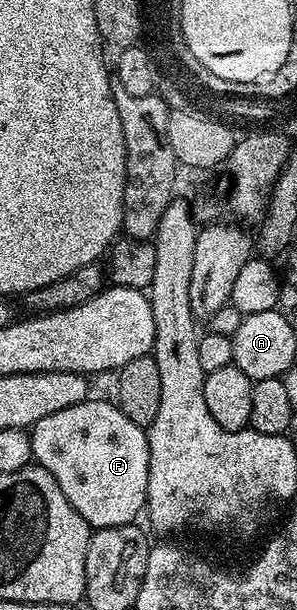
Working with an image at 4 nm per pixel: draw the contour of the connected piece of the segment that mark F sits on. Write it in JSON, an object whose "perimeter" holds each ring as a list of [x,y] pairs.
{"perimeter":[[[87,399],[72,407],[64,407],[64,411],[56,411],[56,415],[44,415],[29,430],[33,460],[41,468],[46,469],[60,483],[60,491],[80,511],[80,515],[94,529],[104,527],[120,527],[137,522],[146,507],[148,491],[148,439],[147,430],[143,426],[132,423],[128,415],[124,415],[117,404],[106,401]]]}

